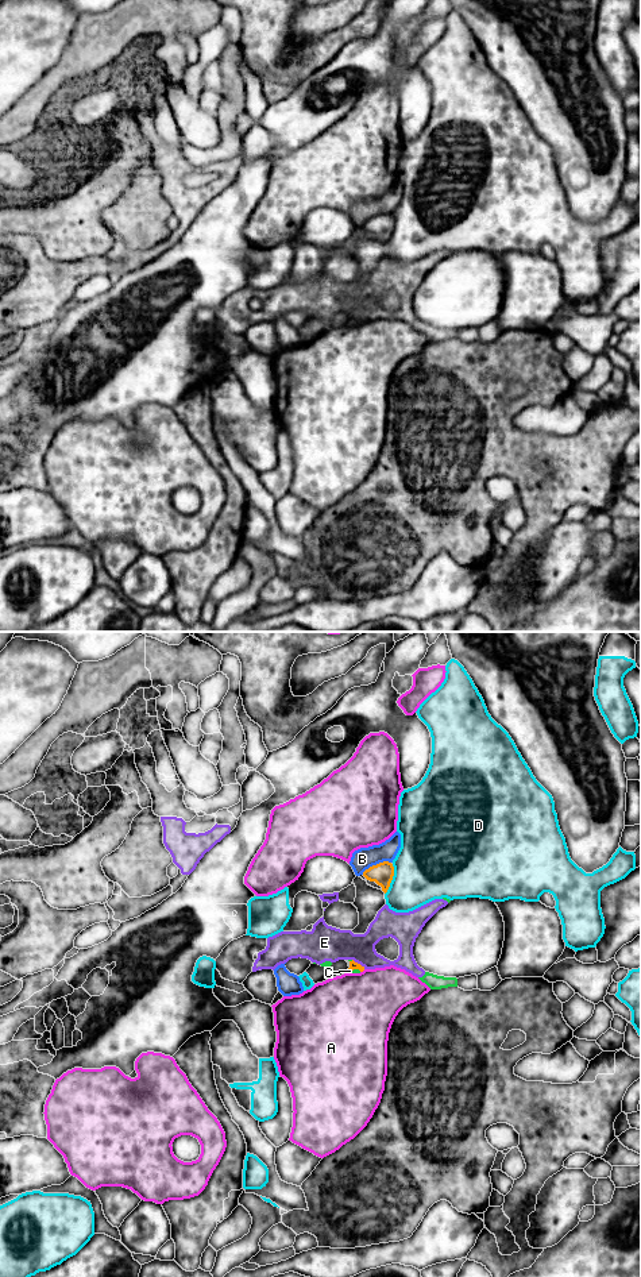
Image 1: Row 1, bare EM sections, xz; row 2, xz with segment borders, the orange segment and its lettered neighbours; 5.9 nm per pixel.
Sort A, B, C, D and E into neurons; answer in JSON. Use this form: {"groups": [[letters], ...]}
{"groups": [["A"], ["B"], ["C", "E"], ["D"]]}

